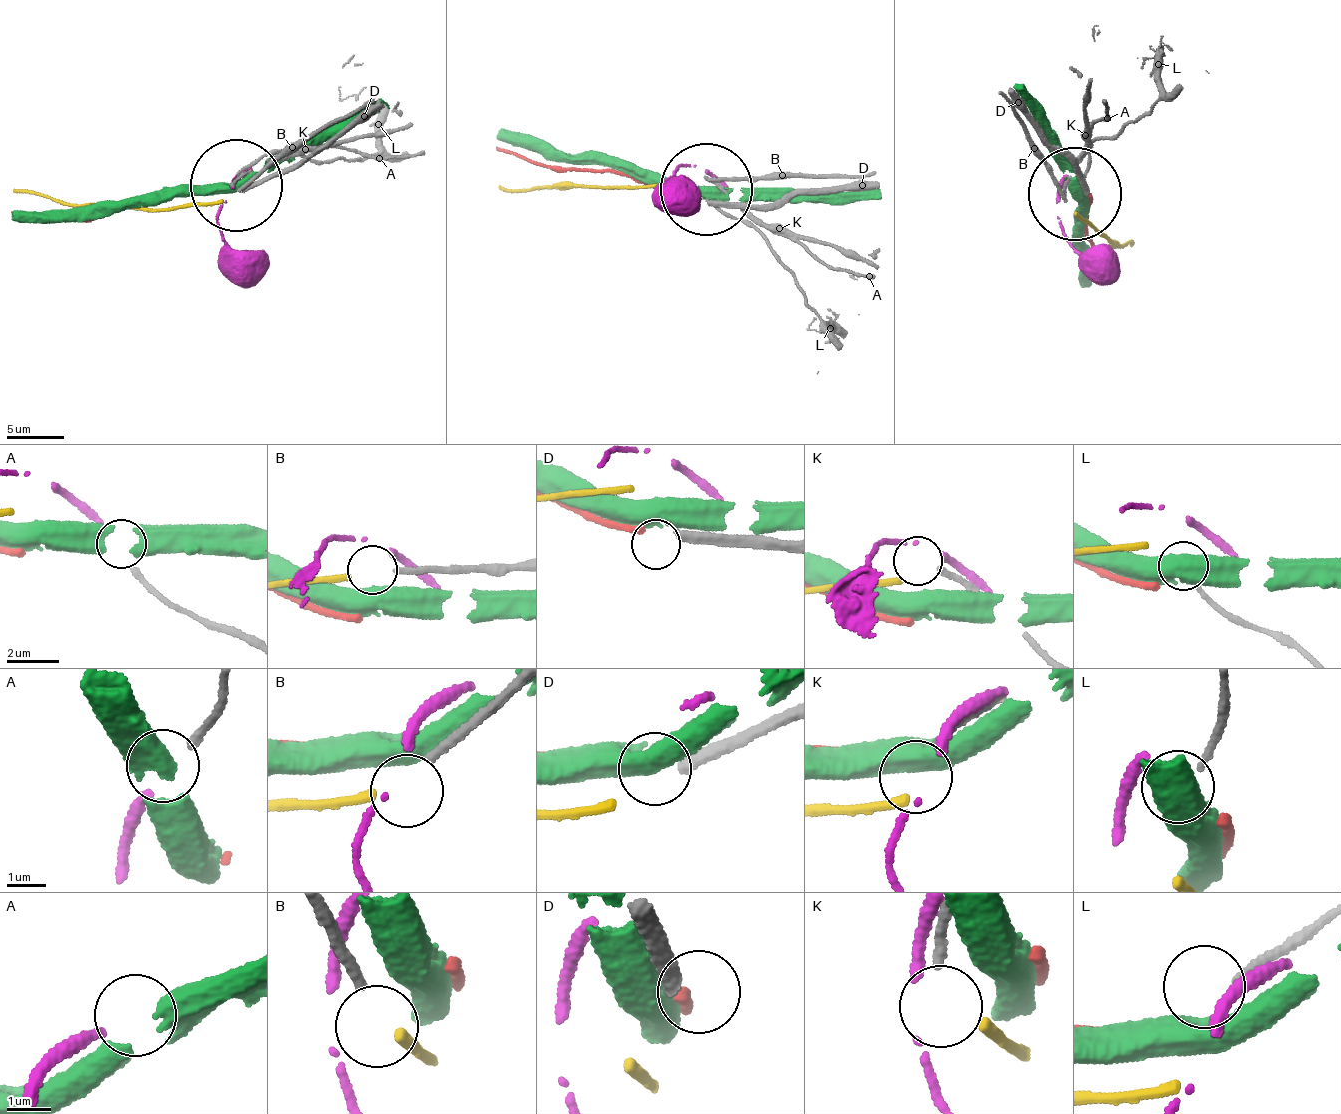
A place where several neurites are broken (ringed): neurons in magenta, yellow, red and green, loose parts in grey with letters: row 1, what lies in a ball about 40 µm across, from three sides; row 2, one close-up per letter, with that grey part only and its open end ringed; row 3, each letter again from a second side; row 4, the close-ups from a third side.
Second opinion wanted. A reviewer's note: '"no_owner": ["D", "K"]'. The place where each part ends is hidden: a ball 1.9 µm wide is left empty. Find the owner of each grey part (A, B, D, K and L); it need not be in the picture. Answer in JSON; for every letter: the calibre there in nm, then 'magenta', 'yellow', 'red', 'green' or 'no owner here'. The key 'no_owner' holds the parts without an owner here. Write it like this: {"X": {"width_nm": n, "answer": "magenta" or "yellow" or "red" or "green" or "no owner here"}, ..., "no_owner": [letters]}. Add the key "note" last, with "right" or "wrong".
{"A": {"width_nm": 190, "answer": "magenta"}, "B": {"width_nm": 240, "answer": "yellow"}, "D": {"width_nm": 320, "answer": "no owner here"}, "K": {"width_nm": 220, "answer": "no owner here"}, "L": {"width_nm": 160, "answer": "no owner here"}, "no_owner": ["D", "K", "L"], "note": "wrong"}

